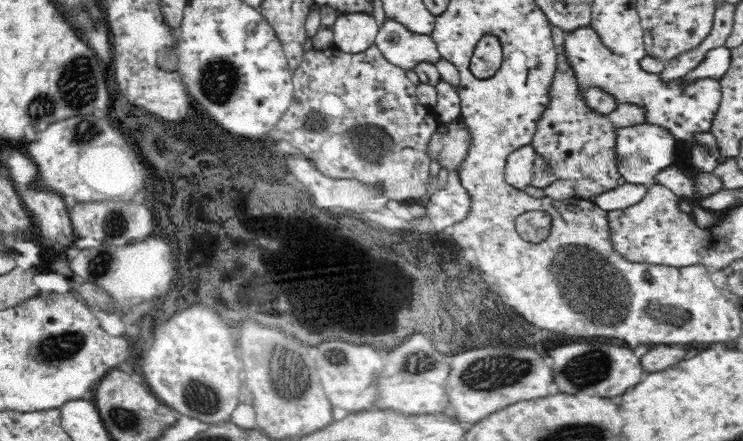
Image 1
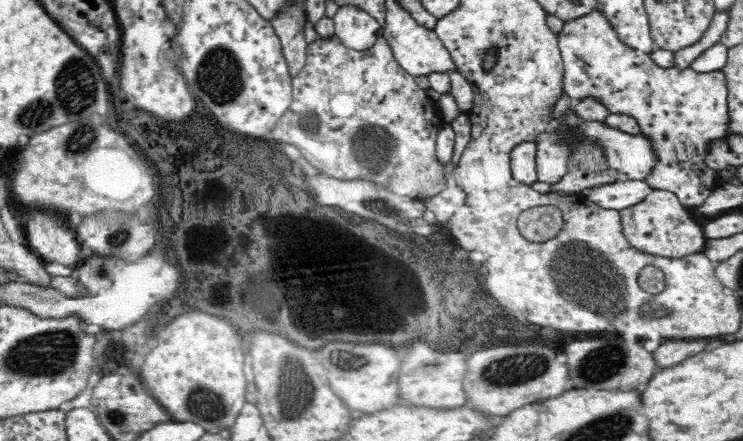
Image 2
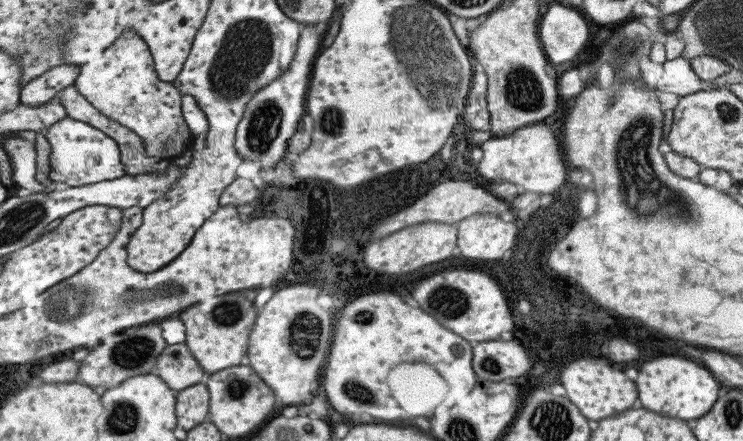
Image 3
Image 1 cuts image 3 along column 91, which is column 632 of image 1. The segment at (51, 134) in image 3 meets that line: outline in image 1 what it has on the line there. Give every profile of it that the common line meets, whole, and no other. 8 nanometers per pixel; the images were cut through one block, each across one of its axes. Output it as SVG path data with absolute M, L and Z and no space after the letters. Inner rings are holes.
M634 124L616 129L616 159L619 172L626 183L650 187L657 182L655 177L658 171L676 162L678 156L676 139L669 130L659 124Z

